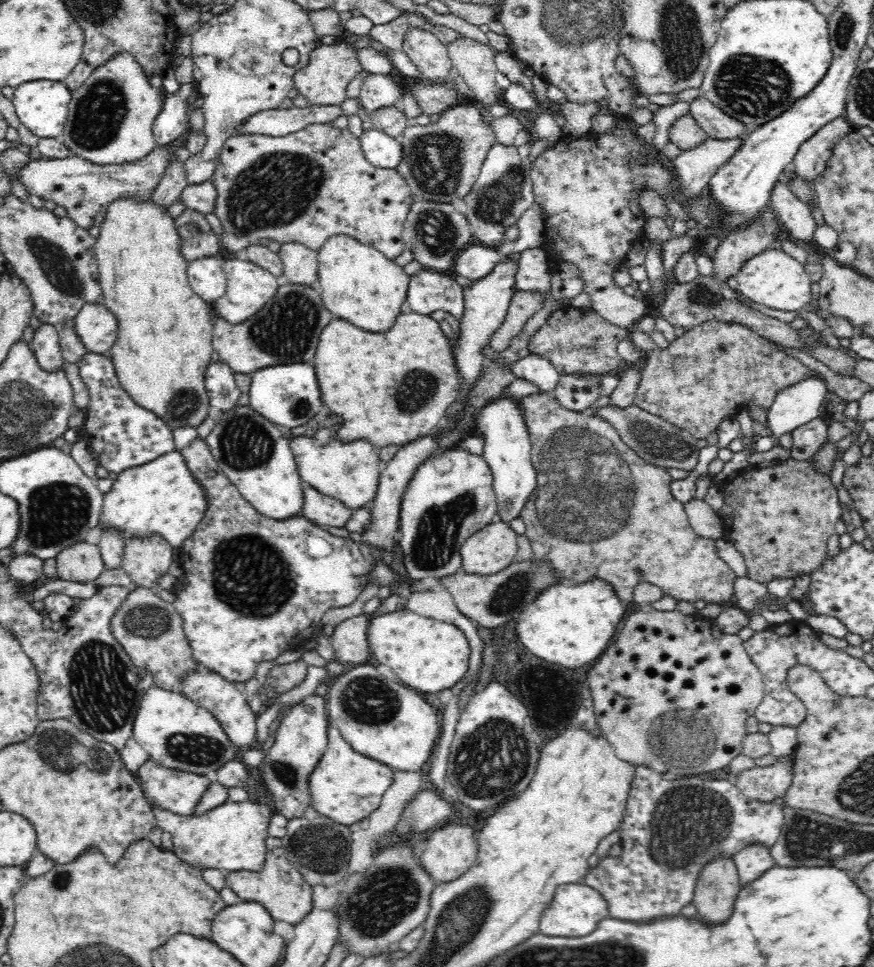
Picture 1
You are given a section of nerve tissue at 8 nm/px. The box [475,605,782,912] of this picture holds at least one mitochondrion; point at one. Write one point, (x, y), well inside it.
(693, 821)

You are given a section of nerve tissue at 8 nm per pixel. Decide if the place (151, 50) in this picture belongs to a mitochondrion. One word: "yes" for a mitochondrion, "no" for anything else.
no

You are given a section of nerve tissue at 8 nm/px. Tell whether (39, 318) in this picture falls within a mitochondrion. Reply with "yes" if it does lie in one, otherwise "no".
no

